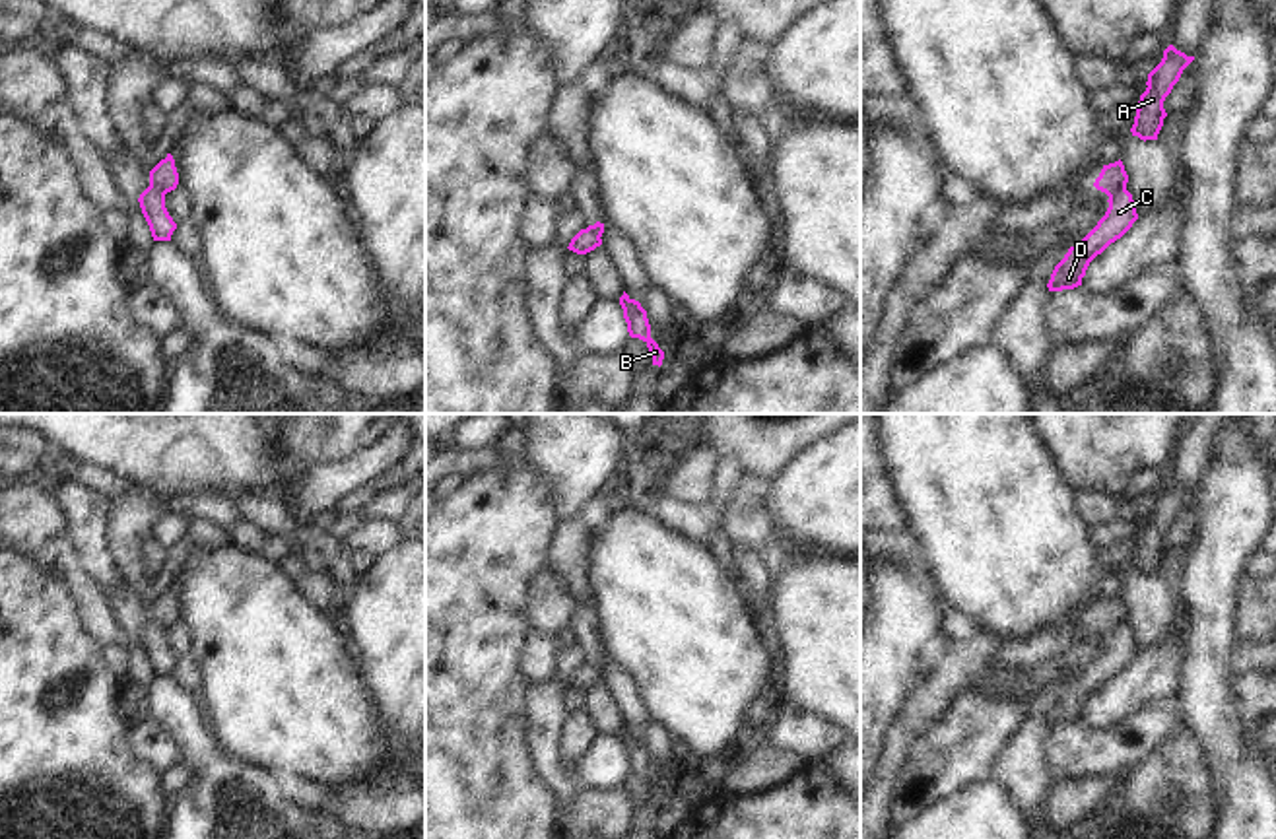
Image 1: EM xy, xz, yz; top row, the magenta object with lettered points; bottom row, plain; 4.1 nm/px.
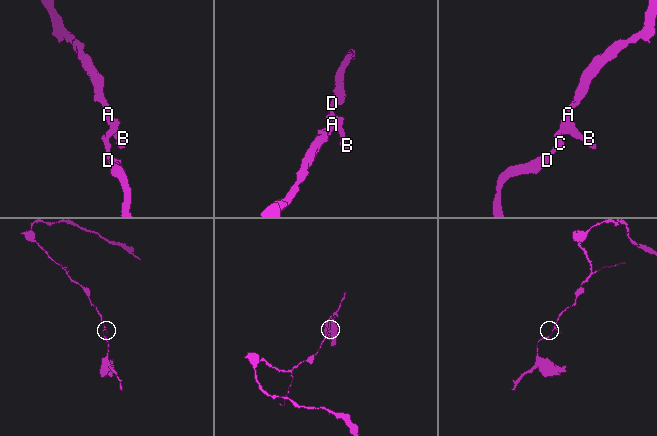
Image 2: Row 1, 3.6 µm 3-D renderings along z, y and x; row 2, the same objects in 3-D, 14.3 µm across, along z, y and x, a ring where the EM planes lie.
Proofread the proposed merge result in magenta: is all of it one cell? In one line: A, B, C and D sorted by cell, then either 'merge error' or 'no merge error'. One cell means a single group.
A B / C D; merge error

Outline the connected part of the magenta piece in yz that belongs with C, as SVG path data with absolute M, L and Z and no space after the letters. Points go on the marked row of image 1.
M1121 186L1109 196L1109 208L1097 225L1055 266L1047 284L1049 291L1074 289L1082 285L1082 278L1090 262L1101 254L1111 243L1121 239L1138 219L1132 194Z

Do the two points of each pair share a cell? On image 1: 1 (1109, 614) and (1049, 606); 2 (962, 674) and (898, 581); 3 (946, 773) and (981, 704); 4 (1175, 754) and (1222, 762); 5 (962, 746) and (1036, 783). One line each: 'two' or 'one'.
1: two
2: two
3: one
4: two
5: two

